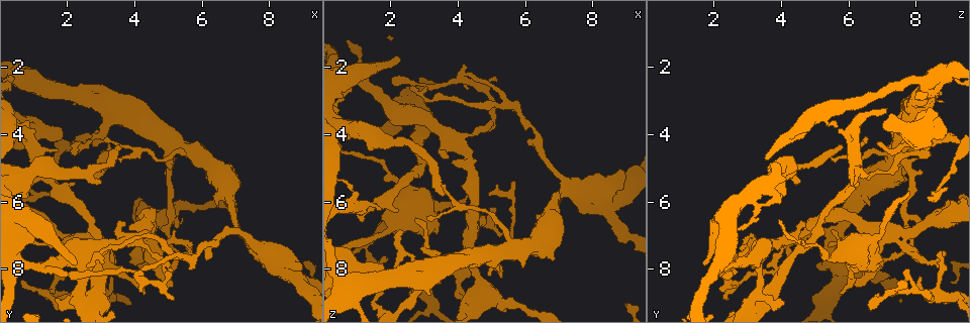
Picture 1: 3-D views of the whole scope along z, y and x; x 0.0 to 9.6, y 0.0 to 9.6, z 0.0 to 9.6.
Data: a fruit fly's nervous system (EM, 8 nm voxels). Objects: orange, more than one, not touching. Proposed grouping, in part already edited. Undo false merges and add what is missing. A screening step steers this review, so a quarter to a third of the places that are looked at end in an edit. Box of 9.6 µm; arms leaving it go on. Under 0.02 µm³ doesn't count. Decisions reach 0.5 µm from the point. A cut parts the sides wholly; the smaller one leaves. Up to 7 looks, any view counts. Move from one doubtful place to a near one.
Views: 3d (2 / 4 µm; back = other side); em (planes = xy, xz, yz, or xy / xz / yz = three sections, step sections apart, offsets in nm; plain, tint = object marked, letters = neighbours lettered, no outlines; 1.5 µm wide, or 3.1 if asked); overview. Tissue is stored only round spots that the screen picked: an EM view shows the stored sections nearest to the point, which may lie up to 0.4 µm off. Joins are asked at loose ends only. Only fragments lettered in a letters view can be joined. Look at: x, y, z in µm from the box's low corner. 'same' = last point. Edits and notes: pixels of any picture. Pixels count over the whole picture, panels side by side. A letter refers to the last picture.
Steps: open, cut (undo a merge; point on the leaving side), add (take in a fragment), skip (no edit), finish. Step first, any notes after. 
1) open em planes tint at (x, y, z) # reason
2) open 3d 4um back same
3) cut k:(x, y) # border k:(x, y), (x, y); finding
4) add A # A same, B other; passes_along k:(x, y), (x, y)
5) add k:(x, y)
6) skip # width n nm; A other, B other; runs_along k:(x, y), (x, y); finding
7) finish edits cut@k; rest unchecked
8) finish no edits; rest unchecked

open em planes letters at (6.80, 5.35, 7.75)

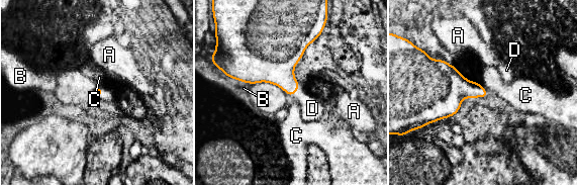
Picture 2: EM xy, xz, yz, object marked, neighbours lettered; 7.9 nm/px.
add D # longest_contact D 120 nm; A other, B other, C other, D same; passes_along 2:(276, 66), (296, 90), (312, 108); the cell continues

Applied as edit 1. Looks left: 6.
open overview

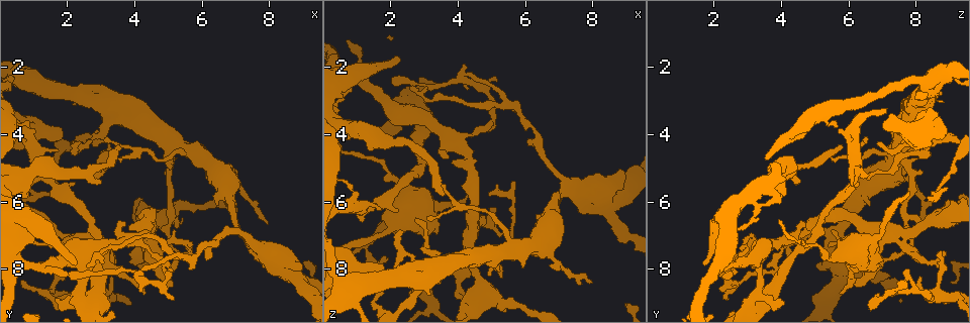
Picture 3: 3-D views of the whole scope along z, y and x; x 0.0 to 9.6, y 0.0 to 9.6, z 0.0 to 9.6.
open 3d 2um at (2.55, 7.90, 2.65) # tapers out

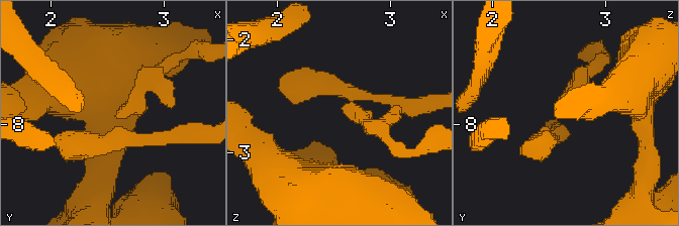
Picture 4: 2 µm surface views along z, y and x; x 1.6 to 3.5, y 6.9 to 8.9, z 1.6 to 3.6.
open em xy step 4 letters at (2.56, 7.90, 2.62) # need the tissue

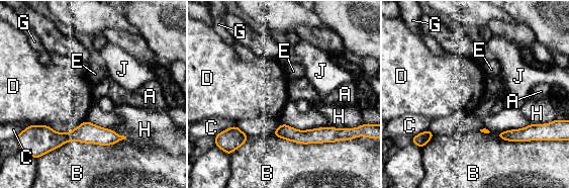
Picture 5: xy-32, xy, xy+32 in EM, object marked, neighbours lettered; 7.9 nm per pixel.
open em planes letters same # cut it another way

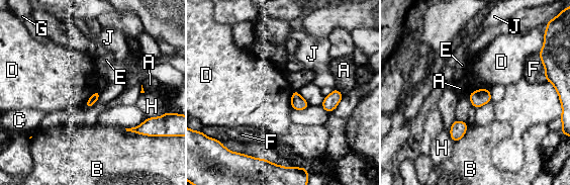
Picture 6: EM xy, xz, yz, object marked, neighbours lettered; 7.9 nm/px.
skip # A other, B other, C other, D other, E other, F other, G other, H other, J other; border 6:(489, 88), (479, 88), (470, 94); no lettered fragment goes on from it

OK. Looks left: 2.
open em planes plain at (1.65, 8.90, 4.00) # an open end

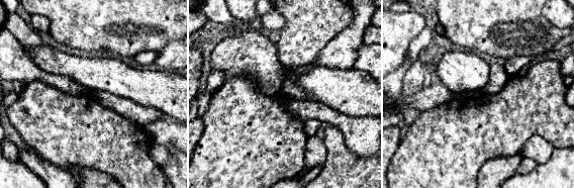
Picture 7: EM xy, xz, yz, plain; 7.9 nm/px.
open em planes letters same

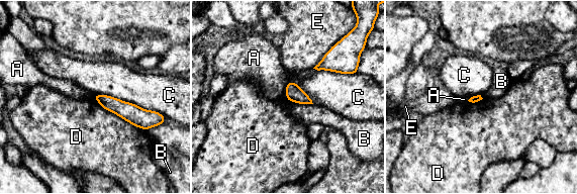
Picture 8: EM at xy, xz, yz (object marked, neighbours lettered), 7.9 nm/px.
skip # A other, B other, C other, D other, E other; runs_along 8:(96, 97), (134, 115), (152, 115); none of them fits

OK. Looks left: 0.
finish edits add@2; rest unchecked

